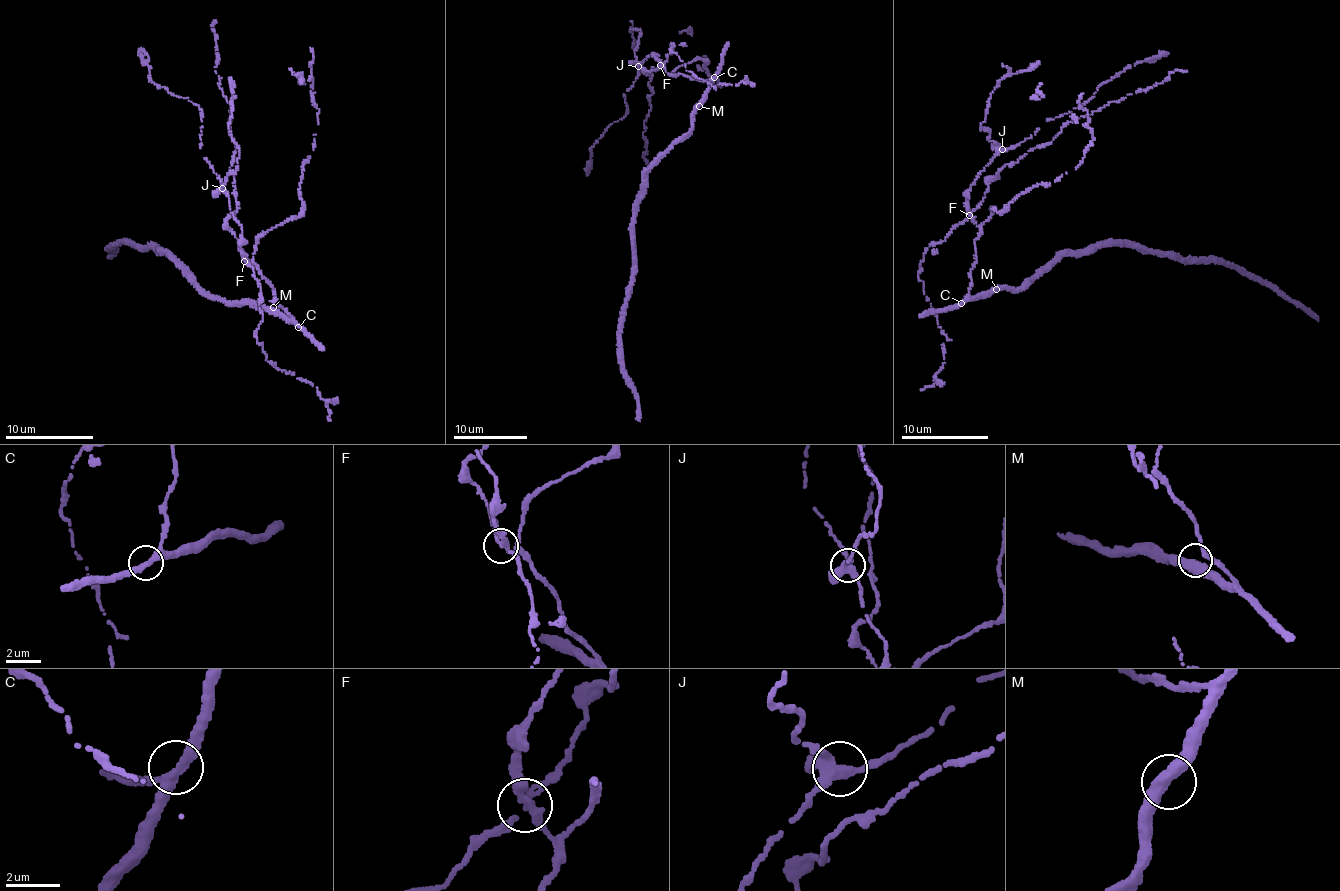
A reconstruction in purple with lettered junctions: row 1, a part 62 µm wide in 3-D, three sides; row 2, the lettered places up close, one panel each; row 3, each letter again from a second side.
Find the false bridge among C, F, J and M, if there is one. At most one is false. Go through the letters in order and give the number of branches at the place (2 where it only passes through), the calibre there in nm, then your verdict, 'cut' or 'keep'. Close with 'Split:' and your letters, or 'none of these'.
C: 3 branches meet; 280 nm thick; keep
F: 4 branches meet; 280 nm thick; cut
J: 4 branches meet; 360 nm thick; keep
M: 2 branches meet; 400 nm thick; keep
Split: F

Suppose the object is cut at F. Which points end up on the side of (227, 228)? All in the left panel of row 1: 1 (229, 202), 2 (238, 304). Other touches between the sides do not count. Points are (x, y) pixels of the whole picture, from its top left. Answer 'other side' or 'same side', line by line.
1: other side
2: other side

